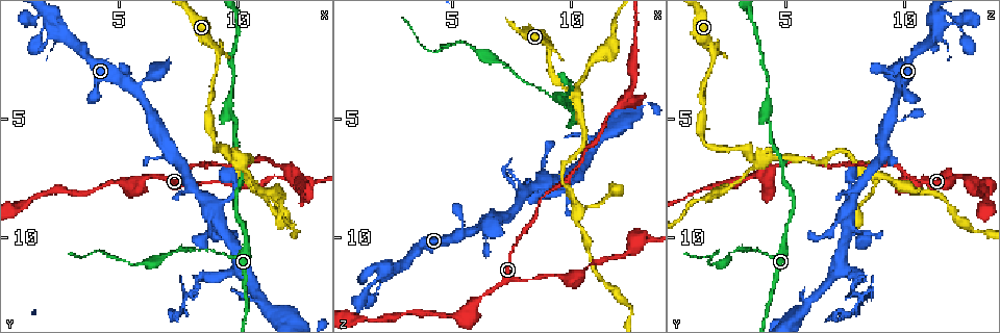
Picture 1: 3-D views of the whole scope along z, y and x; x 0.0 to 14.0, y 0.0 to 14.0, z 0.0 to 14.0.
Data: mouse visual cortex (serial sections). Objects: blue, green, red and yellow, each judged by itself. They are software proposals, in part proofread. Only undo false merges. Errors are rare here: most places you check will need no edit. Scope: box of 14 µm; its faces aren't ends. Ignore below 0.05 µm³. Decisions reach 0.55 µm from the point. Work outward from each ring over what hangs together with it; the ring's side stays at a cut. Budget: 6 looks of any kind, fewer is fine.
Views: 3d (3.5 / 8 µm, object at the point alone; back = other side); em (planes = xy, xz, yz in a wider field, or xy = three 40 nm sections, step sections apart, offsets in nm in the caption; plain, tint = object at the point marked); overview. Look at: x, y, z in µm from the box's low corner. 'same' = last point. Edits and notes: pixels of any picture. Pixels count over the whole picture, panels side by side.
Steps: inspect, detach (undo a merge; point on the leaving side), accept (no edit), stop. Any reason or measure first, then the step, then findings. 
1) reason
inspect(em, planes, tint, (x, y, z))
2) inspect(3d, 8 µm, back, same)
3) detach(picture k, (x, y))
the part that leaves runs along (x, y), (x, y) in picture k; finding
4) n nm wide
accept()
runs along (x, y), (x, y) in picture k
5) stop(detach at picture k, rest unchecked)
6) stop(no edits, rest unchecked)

narrows sharply
inspect(3d, 3.5 µm, (10.0, 6.8, 3.9))

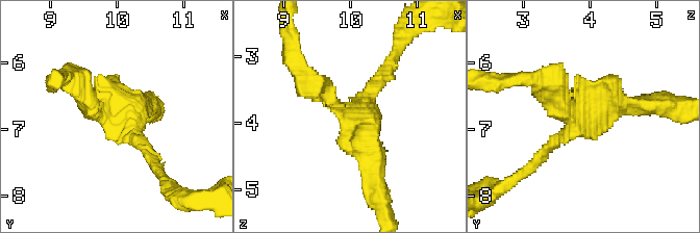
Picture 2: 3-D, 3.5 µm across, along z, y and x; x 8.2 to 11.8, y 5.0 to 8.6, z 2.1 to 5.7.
shape alone is not enough
inspect(em, xy, step 3, tint, (10.05, 6.85, 3.85))

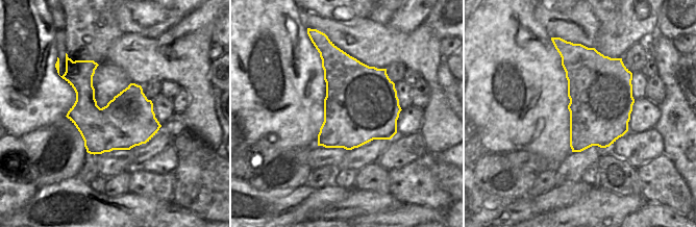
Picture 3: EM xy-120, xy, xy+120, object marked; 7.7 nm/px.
accept()
one cell here

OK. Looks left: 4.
inspect(3d, 8 µm, (8.2, 12.2, 7.7))

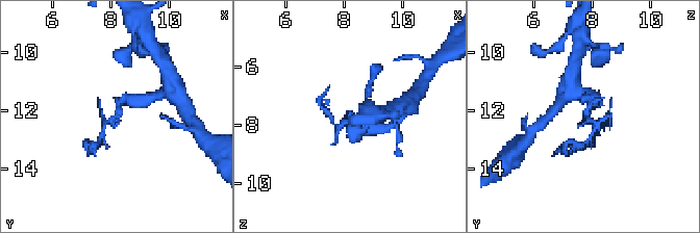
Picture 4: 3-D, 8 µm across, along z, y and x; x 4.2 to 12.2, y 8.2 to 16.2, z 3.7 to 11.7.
need the tissue
inspect(em, xy, step 1, tint, (8.2, 12.2, 7.9))

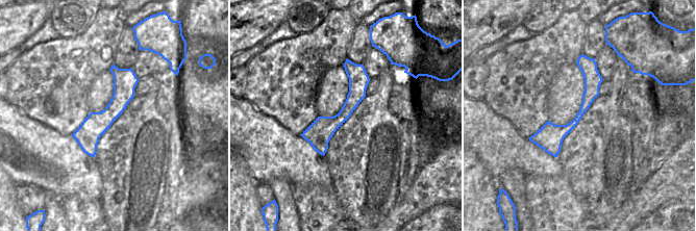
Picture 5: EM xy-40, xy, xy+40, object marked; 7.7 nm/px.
accept()
runs along (582, 57), (590, 95), (554, 153) in picture 5; continuous, no second cell

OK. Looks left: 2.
stop(no edits, rest unchecked)

